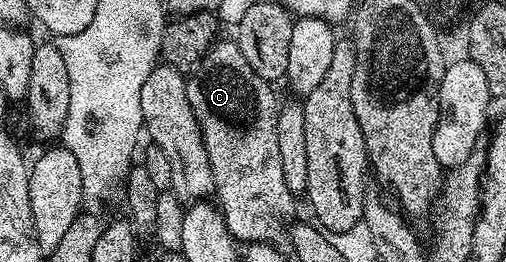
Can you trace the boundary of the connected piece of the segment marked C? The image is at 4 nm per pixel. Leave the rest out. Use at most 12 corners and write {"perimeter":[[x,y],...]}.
{"perimeter":[[235,41],[187,79],[225,225],[278,244],[281,103]]}

